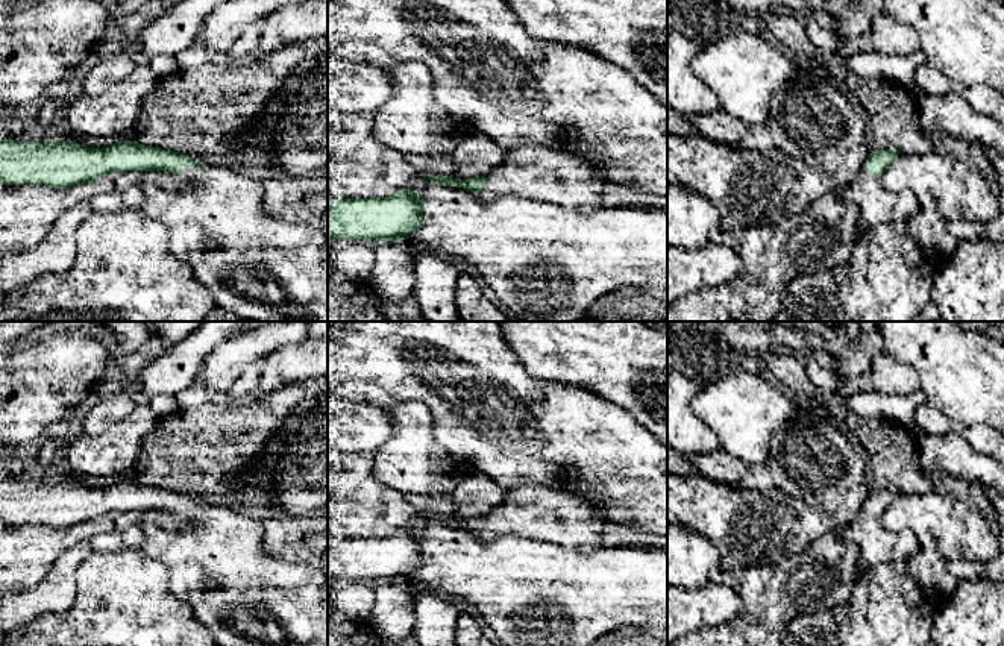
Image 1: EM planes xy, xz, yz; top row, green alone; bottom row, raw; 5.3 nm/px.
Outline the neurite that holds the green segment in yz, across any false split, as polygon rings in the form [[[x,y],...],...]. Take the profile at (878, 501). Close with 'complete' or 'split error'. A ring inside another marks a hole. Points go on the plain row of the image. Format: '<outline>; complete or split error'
[[[896,488],[871,490],[864,508],[845,526],[840,535],[858,549],[857,575],[884,563],[907,563],[921,549],[911,531],[889,532],[881,516],[898,496]]]; split error

